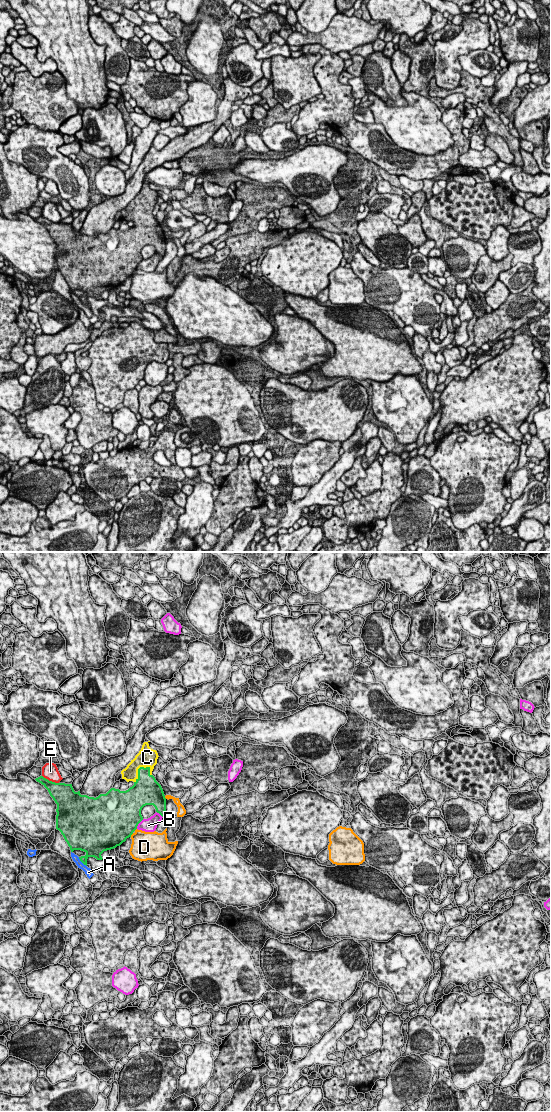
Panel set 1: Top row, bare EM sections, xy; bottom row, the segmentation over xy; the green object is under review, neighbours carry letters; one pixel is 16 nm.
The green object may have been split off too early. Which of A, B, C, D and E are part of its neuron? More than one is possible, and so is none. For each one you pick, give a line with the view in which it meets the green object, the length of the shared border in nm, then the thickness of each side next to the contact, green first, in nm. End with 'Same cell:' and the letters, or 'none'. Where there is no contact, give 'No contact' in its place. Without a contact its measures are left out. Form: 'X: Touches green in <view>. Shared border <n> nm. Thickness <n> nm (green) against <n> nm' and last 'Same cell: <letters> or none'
C: Touches green in xy. Shared border 360 nm. Thickness 320 nm (green) against 300 nm
Same cell: C

